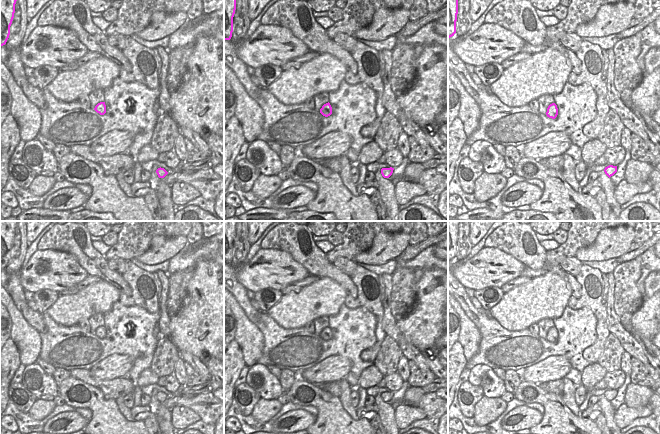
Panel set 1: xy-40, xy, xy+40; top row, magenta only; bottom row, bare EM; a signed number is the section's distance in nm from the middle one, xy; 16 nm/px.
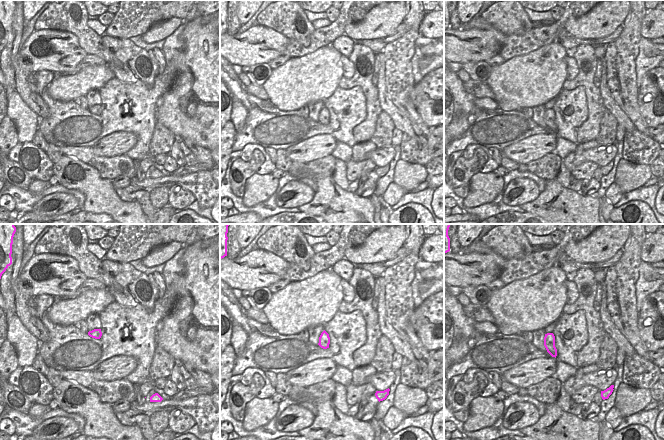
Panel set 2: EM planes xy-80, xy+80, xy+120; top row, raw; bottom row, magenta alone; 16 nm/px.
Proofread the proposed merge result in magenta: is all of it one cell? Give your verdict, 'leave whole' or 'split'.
split

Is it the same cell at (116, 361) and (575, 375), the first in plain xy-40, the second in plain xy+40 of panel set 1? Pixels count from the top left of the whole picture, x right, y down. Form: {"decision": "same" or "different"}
{"decision": "different"}

